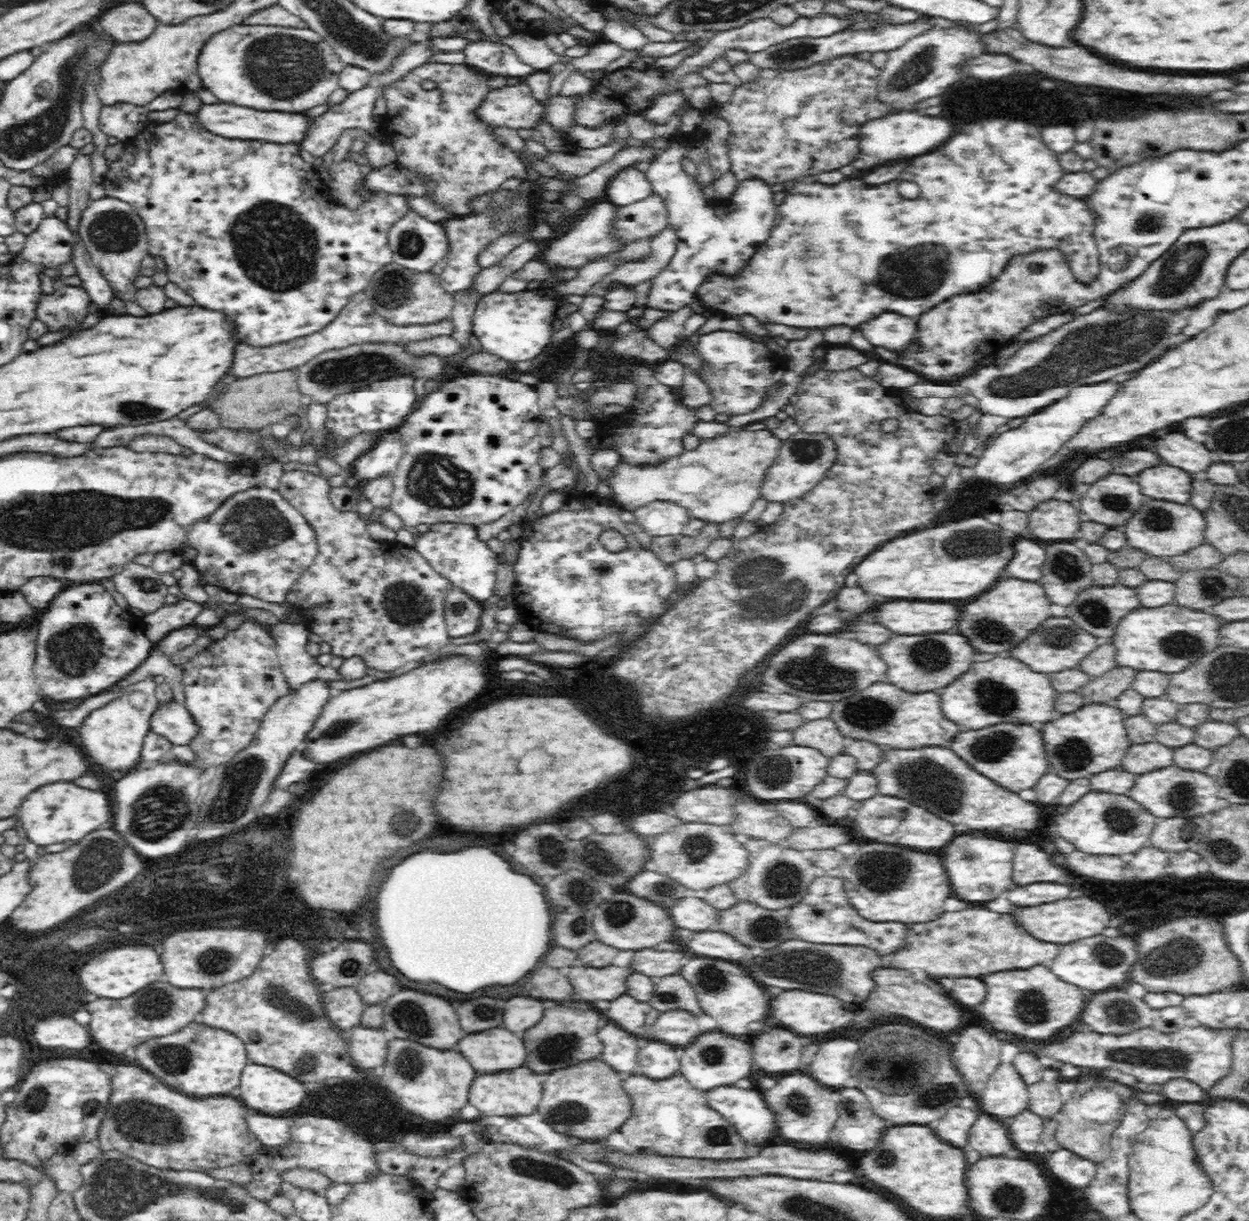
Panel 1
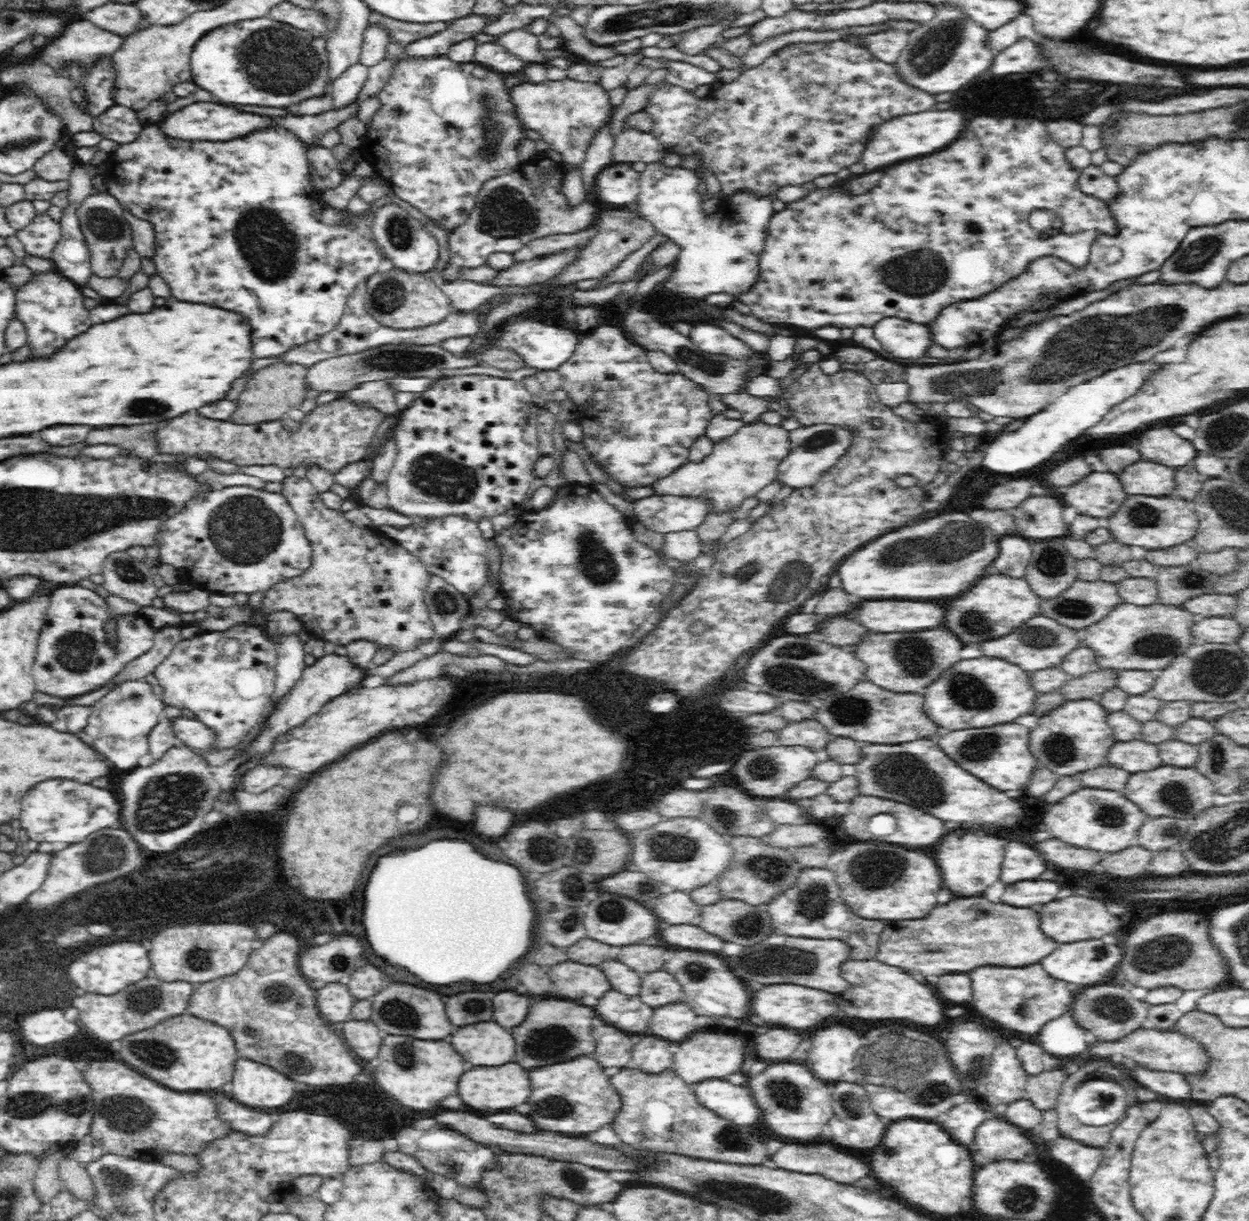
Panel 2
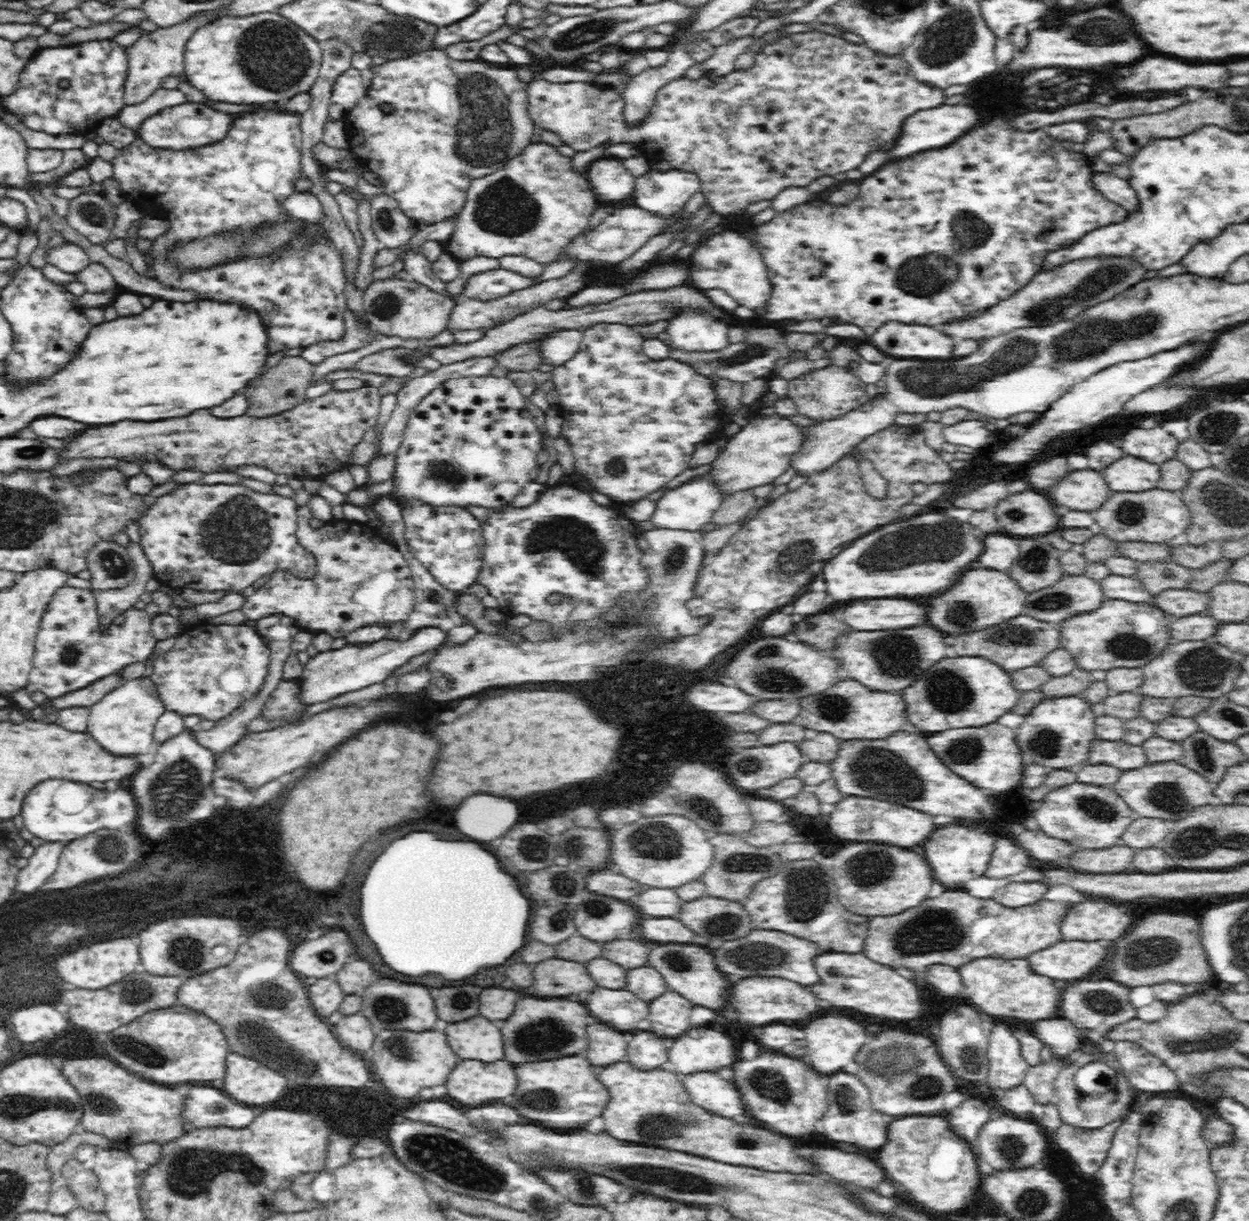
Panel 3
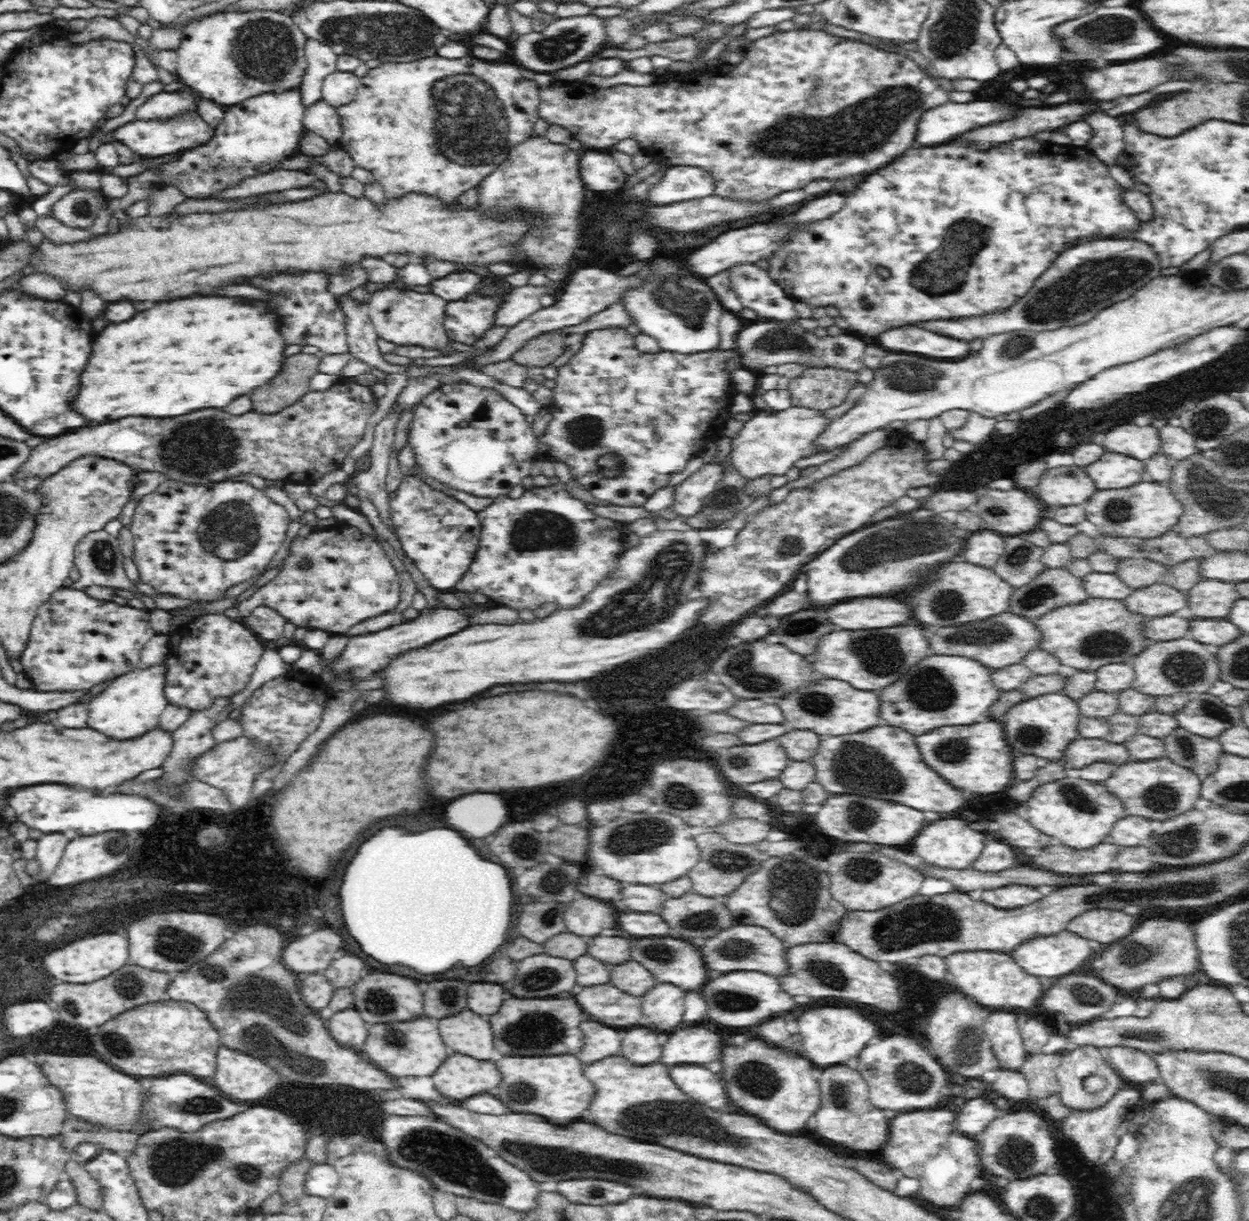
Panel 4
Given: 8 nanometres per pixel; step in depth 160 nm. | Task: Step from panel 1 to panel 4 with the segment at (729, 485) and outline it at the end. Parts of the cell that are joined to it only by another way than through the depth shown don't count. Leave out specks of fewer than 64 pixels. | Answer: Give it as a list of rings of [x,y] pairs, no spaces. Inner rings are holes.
[[[793,406],[786,410],[765,409],[752,413],[750,420],[745,422],[744,430],[740,430],[740,434],[728,446],[730,460],[740,477],[752,481],[760,477],[786,475],[797,460],[818,453],[813,440],[831,421],[822,418],[821,414],[820,410]]]

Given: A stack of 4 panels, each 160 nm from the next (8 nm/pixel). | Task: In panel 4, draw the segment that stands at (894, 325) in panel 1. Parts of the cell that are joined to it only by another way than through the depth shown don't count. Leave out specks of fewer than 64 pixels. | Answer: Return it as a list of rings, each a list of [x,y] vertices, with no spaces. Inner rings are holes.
[[[920,326],[890,328],[876,336],[876,342],[892,352],[912,352],[928,358],[962,358],[968,354],[968,344]]]

